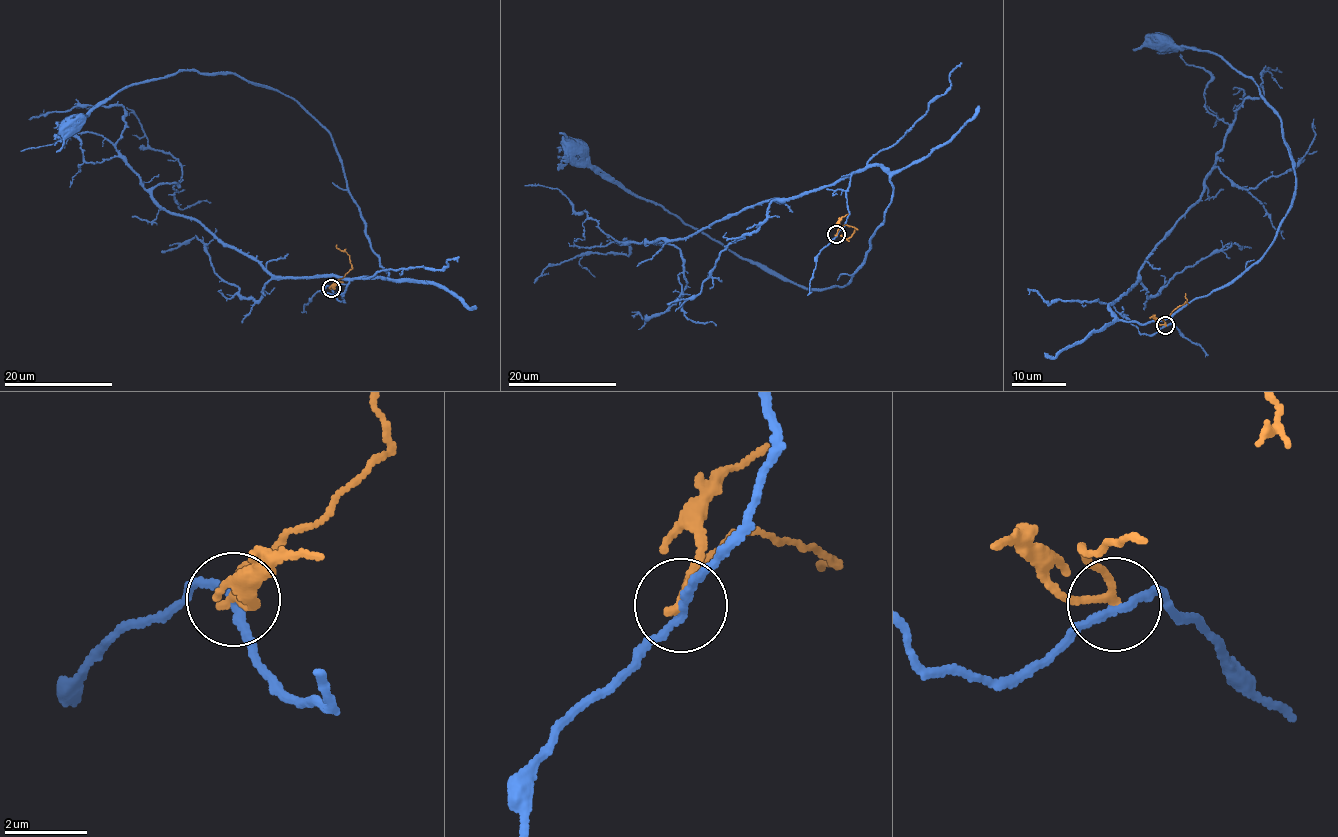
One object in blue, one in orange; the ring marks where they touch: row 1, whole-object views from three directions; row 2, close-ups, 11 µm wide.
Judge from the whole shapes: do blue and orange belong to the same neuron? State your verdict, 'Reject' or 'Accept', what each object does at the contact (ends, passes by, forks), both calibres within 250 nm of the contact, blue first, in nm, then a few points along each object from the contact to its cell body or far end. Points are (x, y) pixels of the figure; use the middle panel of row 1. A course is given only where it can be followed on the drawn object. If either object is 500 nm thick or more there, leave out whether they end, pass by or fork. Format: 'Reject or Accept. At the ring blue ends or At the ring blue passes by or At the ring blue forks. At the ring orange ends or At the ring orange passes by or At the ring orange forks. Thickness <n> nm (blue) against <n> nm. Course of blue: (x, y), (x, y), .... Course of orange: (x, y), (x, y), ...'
Reject. At the ring blue passes by. At the ring orange passes by. Thickness 180 nm (blue) against 160 nm. Course of blue: (836, 234), (852, 173), (879, 165), (893, 194), (882, 226), (849, 283), (820, 290), (634, 196), (559, 132). Course of orange: (836, 234), (840, 227), (848, 225), (856, 228), (849, 237), (845, 238), (841, 234)

